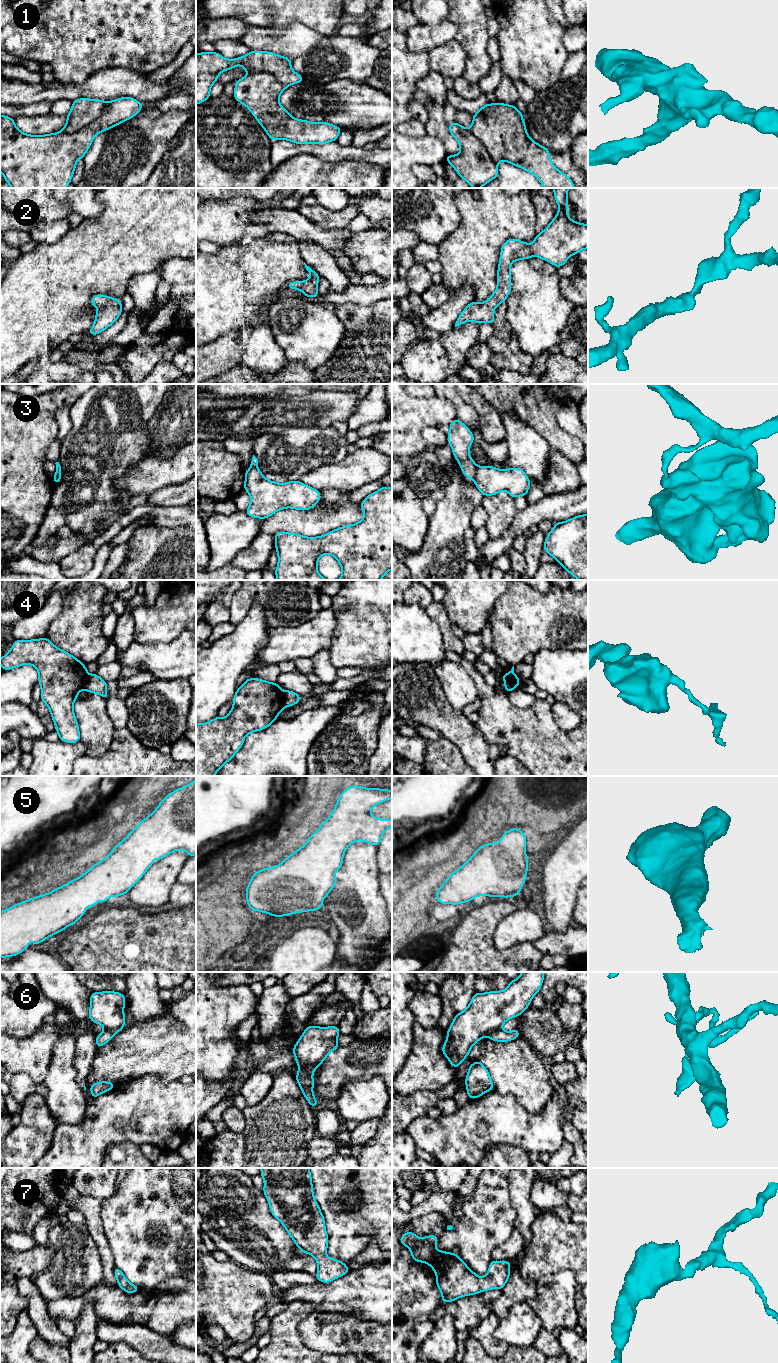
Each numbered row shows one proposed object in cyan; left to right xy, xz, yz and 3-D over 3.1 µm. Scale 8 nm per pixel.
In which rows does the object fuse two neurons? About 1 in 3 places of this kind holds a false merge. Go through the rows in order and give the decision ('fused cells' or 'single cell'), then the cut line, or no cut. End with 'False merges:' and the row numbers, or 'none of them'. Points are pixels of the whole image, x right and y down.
1: fused cells; cut xy (108, 102), (105, 110), (90, 123), (73, 132), (61, 131)
2: single cell; cut none
3: fused cells; cut yz (477, 467), (472, 479)
4: fused cells; cut xz (284, 691), (283, 706)
5: single cell; cut none
6: single cell; cut none
7: single cell; cut none
False merges: 1, 3, 4

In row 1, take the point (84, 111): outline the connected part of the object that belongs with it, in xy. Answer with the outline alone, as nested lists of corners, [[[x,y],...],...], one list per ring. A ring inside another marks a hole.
[[[79,98],[72,102],[72,108],[67,114],[67,121],[61,130],[64,133],[74,133],[91,124],[105,111],[108,101],[99,99]]]

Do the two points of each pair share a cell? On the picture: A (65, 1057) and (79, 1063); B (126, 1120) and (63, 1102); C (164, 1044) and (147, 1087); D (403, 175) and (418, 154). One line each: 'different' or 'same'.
A: different
B: different
C: different
D: same

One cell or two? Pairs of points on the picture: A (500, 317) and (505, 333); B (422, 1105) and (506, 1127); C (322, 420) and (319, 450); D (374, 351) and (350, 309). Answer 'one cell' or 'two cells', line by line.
A: one cell
B: two cells
C: two cells
D: one cell

